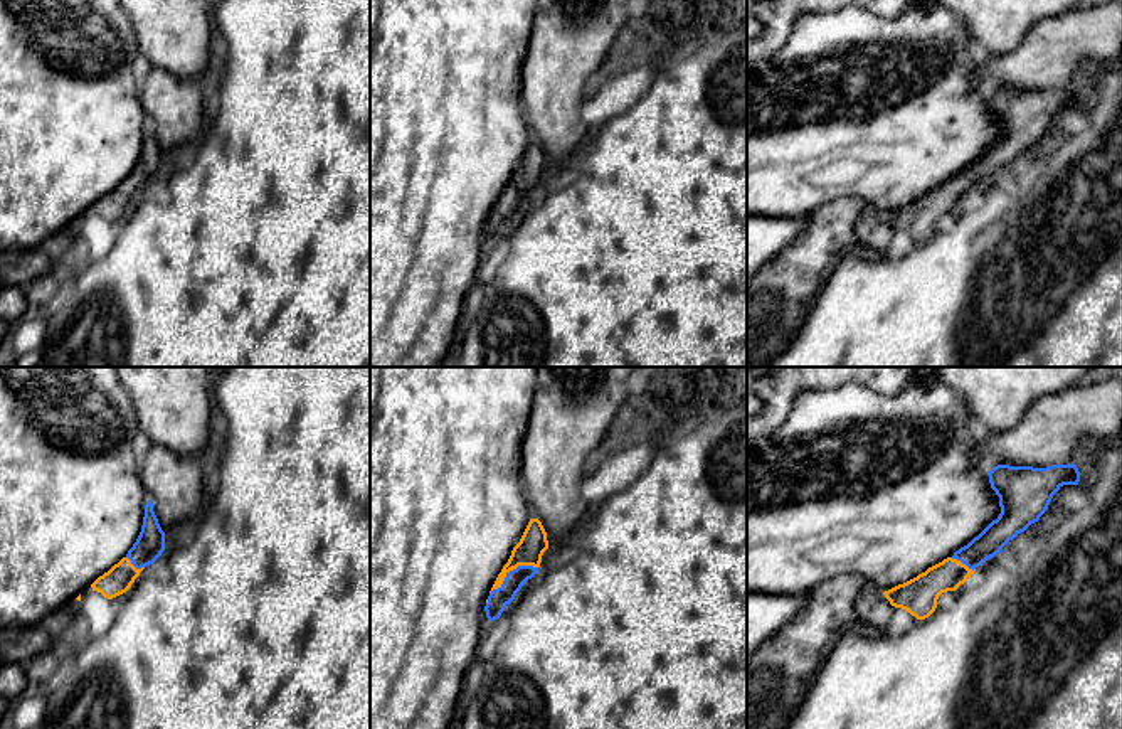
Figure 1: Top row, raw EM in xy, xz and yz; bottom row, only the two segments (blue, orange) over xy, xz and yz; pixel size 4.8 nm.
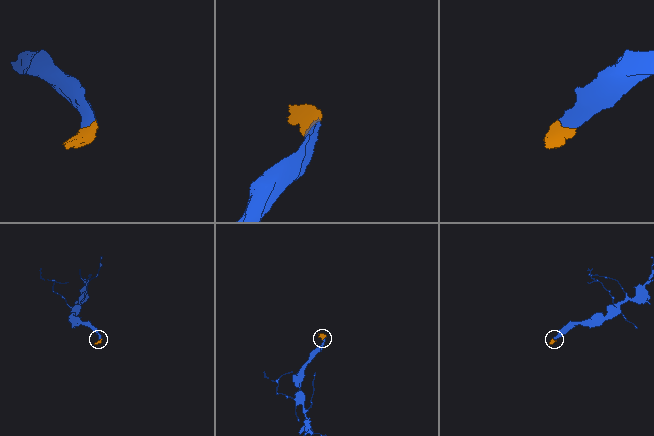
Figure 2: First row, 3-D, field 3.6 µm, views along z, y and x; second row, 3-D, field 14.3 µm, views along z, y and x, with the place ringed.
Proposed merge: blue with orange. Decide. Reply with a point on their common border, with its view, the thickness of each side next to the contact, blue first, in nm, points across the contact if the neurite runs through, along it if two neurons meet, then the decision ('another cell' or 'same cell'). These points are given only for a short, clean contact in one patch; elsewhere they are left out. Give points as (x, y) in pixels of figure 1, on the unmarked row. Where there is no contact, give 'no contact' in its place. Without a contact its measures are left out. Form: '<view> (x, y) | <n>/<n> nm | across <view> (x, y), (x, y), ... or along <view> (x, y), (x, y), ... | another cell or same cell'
xz (513, 192) | 100/140 nm | across xz (498, 221), (513, 192), (529, 174) | same cell

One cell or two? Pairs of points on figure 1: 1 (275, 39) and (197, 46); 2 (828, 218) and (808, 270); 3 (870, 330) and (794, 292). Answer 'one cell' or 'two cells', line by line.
1: two cells
2: one cell
3: two cells

